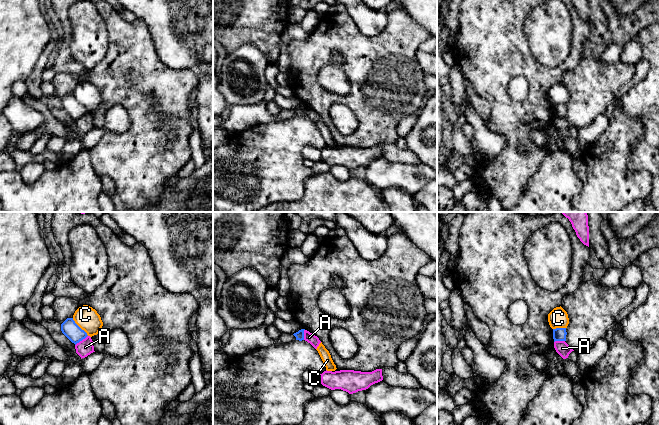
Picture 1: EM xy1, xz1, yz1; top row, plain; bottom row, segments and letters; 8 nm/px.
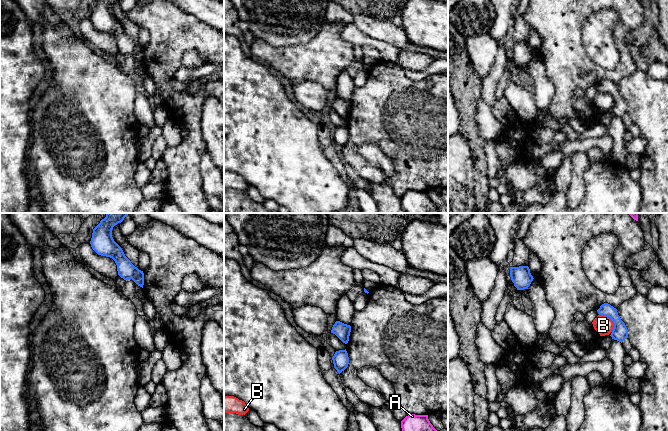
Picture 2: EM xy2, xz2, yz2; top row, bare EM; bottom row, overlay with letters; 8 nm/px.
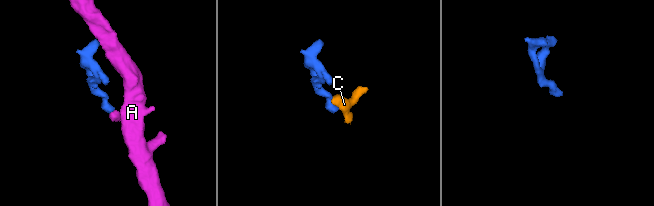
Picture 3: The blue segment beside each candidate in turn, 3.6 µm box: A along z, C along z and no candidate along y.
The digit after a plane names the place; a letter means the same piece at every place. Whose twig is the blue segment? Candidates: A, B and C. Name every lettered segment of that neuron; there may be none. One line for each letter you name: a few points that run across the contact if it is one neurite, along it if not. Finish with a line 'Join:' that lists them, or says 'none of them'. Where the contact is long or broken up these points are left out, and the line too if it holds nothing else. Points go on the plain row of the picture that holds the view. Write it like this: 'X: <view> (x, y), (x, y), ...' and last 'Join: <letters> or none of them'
Join: none of them

